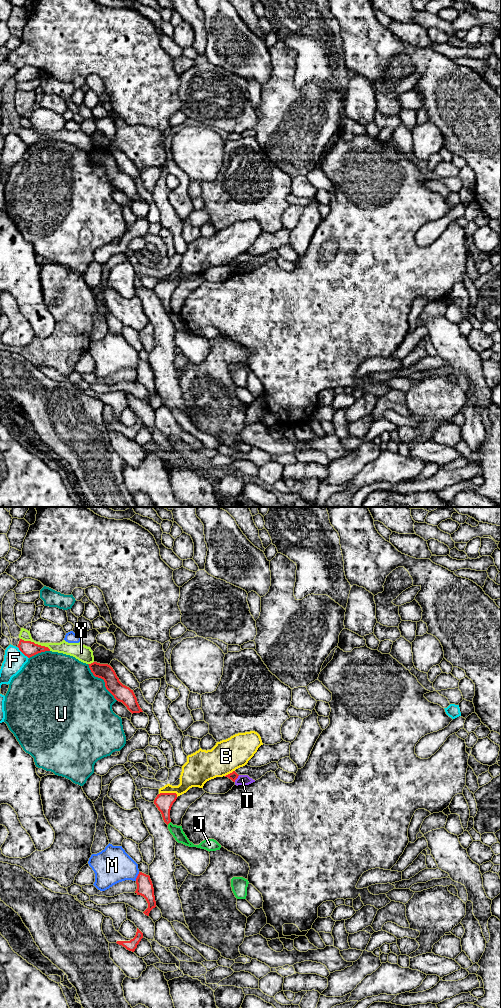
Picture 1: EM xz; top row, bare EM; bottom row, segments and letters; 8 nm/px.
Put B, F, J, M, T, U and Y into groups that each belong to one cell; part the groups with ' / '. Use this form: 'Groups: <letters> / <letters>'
Groups: B / F / J / M / T / U / Y

